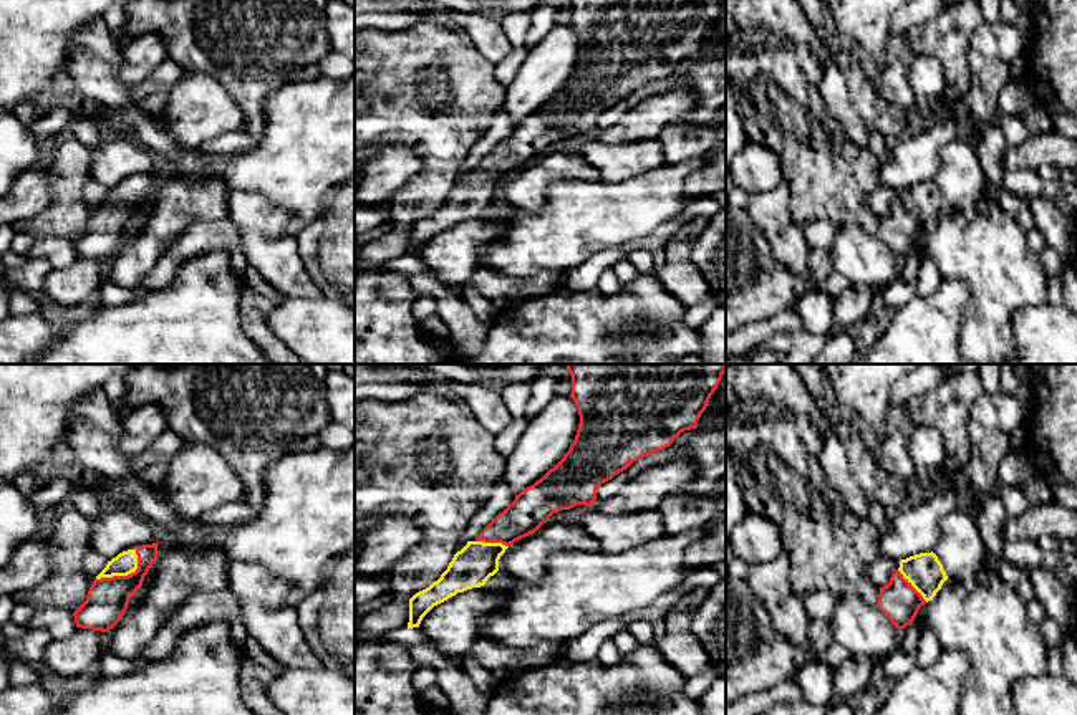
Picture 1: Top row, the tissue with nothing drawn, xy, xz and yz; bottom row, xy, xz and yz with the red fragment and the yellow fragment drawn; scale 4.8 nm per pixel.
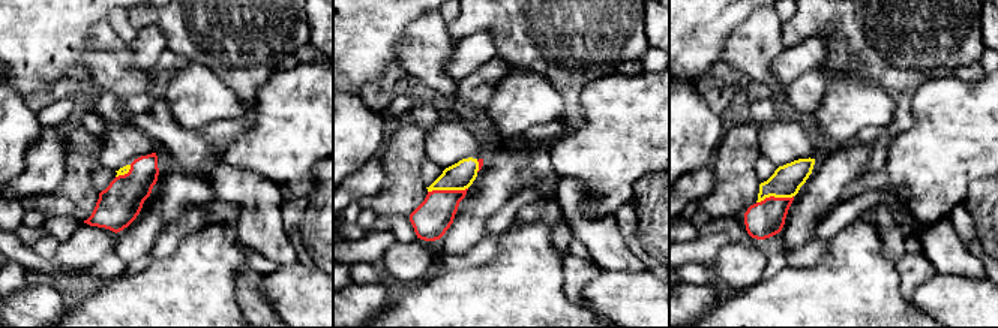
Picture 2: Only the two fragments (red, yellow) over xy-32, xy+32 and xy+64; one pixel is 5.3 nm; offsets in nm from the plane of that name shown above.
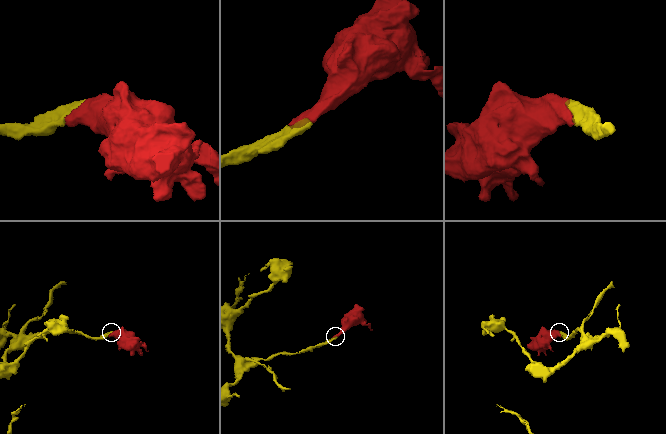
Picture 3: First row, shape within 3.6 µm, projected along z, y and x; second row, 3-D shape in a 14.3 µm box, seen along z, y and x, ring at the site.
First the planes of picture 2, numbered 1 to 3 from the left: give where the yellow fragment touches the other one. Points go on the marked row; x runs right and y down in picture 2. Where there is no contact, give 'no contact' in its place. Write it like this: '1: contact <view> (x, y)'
1: contact xy-32 (125, 174)
2: contact xy+32 (447, 190)
3: contact xy+64 (773, 196)

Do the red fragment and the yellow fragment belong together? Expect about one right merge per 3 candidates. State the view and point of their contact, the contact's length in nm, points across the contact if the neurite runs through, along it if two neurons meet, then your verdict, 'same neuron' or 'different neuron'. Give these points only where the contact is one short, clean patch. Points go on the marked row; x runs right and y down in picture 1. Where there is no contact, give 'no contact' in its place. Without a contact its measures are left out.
meets red in xy at (125, 576); contact 240 nm long; runs through xy (108, 598), (110, 591), (125, 576), (125, 563); same neuron

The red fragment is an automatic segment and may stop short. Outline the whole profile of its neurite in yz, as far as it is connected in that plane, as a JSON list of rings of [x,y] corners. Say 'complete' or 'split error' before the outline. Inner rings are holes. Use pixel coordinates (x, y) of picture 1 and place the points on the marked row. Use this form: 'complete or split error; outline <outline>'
split error; outline [[[933,551],[910,556],[900,561],[890,583],[880,588],[875,606],[901,631],[915,621],[920,607],[936,596],[946,579]]]

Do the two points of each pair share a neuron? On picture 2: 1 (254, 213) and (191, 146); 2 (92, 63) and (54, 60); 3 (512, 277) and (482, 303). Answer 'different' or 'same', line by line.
1: same
2: different
3: same

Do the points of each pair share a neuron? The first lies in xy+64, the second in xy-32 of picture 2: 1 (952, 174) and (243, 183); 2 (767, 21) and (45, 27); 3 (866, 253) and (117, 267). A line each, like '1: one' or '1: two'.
1: two
2: two
3: two

